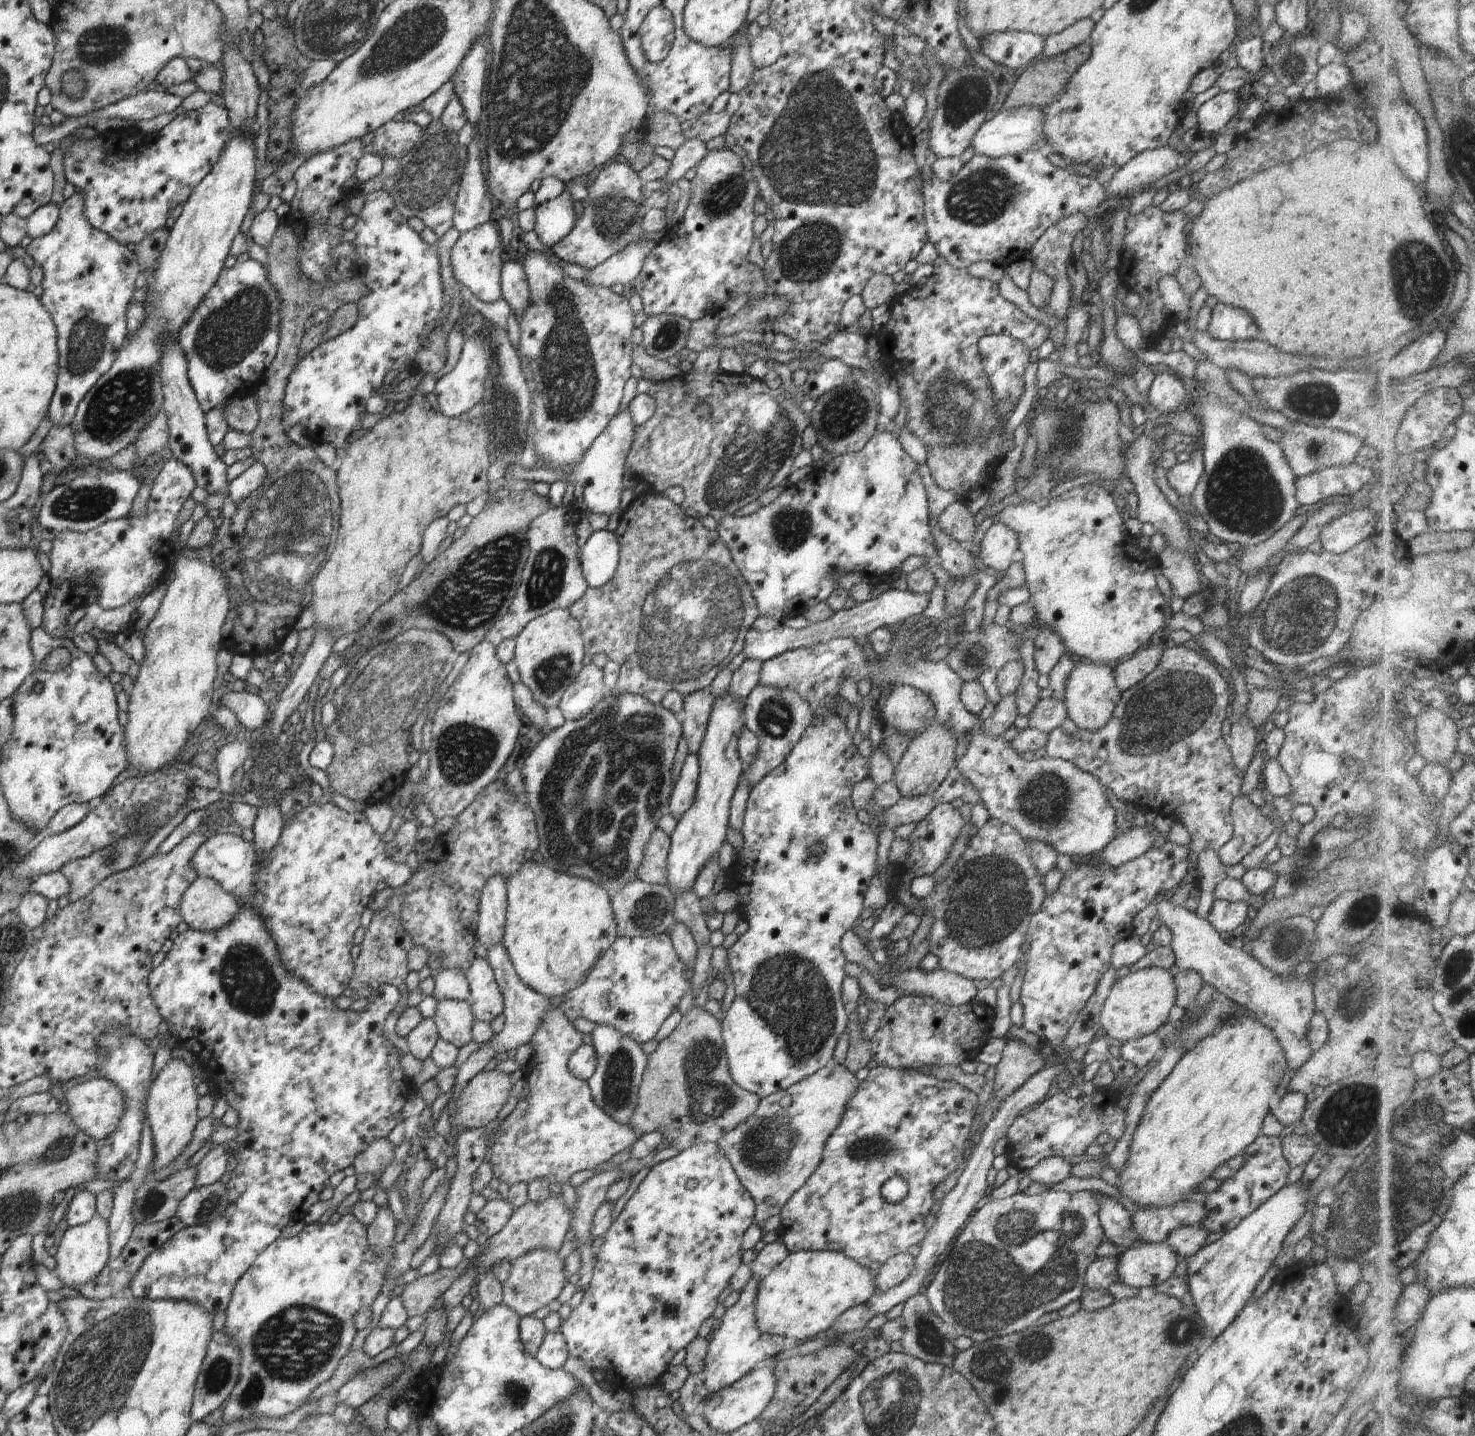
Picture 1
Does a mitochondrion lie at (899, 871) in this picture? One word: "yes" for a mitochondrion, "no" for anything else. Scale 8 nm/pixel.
no

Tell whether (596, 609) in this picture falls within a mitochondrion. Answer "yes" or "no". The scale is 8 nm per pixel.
no

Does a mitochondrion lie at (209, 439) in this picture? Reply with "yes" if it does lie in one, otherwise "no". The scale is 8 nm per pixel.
no

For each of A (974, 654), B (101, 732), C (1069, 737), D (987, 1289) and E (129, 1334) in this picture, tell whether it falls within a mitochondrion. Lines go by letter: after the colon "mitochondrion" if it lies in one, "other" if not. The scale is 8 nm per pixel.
A: mitochondrion
B: other
C: other
D: mitochondrion
E: mitochondrion

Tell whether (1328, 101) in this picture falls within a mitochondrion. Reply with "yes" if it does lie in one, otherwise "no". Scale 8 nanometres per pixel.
no

